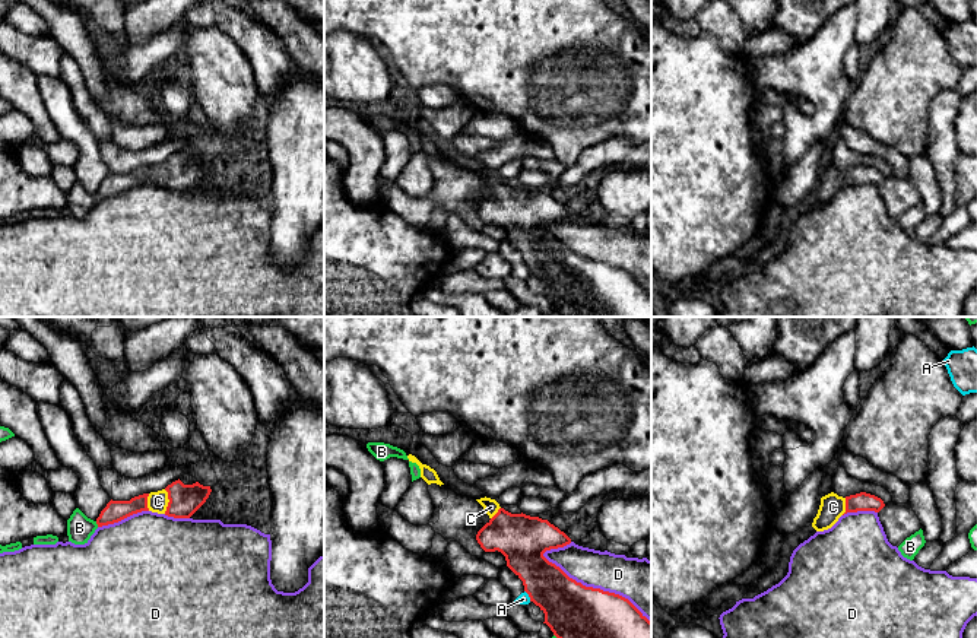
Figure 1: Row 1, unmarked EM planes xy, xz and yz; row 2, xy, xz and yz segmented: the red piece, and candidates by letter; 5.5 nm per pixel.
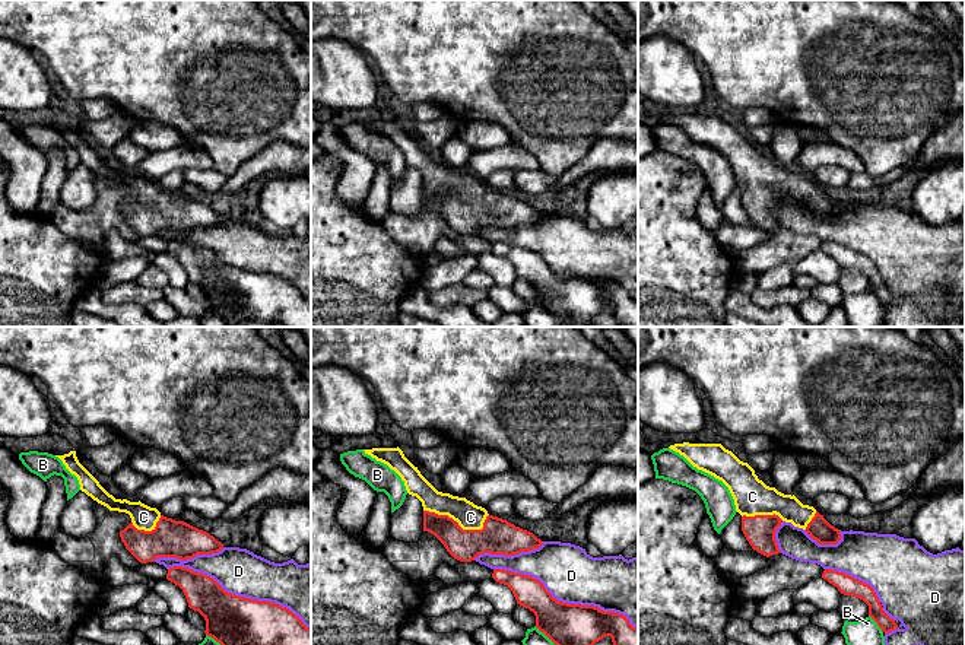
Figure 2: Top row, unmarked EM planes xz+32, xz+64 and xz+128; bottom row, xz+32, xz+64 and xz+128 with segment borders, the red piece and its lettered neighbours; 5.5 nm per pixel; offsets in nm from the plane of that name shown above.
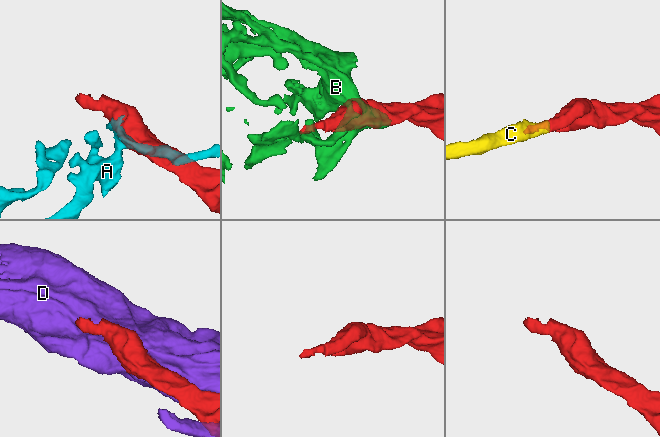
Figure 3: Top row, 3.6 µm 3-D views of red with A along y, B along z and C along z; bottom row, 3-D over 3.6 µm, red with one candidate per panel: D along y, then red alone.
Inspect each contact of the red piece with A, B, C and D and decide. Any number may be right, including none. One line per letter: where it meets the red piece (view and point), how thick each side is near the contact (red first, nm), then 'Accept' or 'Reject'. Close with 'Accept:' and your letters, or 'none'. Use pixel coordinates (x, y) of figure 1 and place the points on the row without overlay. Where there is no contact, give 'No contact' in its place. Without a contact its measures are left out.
A: Touches red at xz (529, 269). Thickness 300 nm (red) against 60 nm. Reject
B: Touches red at xy (97, 196). Thickness 120 nm (red) against 140 nm. Reject
C: Touches red at xy (170, 174). Thickness 180 nm (red) against 110 nm. Accept
D: Touches red at xz (596, 262). Thickness 460 nm (red) against 240 nm. Reject
Accept: C

